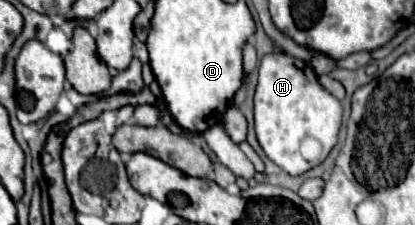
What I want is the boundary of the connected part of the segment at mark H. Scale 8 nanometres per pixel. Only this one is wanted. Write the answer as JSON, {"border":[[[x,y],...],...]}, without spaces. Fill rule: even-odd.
{"border":[[[272,52],[266,54],[260,62],[258,86],[254,94],[254,120],[256,137],[264,154],[290,176],[300,176],[318,166],[336,146],[342,124],[342,106],[330,92],[320,86],[314,68],[308,62],[296,60],[290,54]],[[306,136],[318,138],[322,144],[322,154],[316,162],[306,160],[300,152],[300,144]]]}

